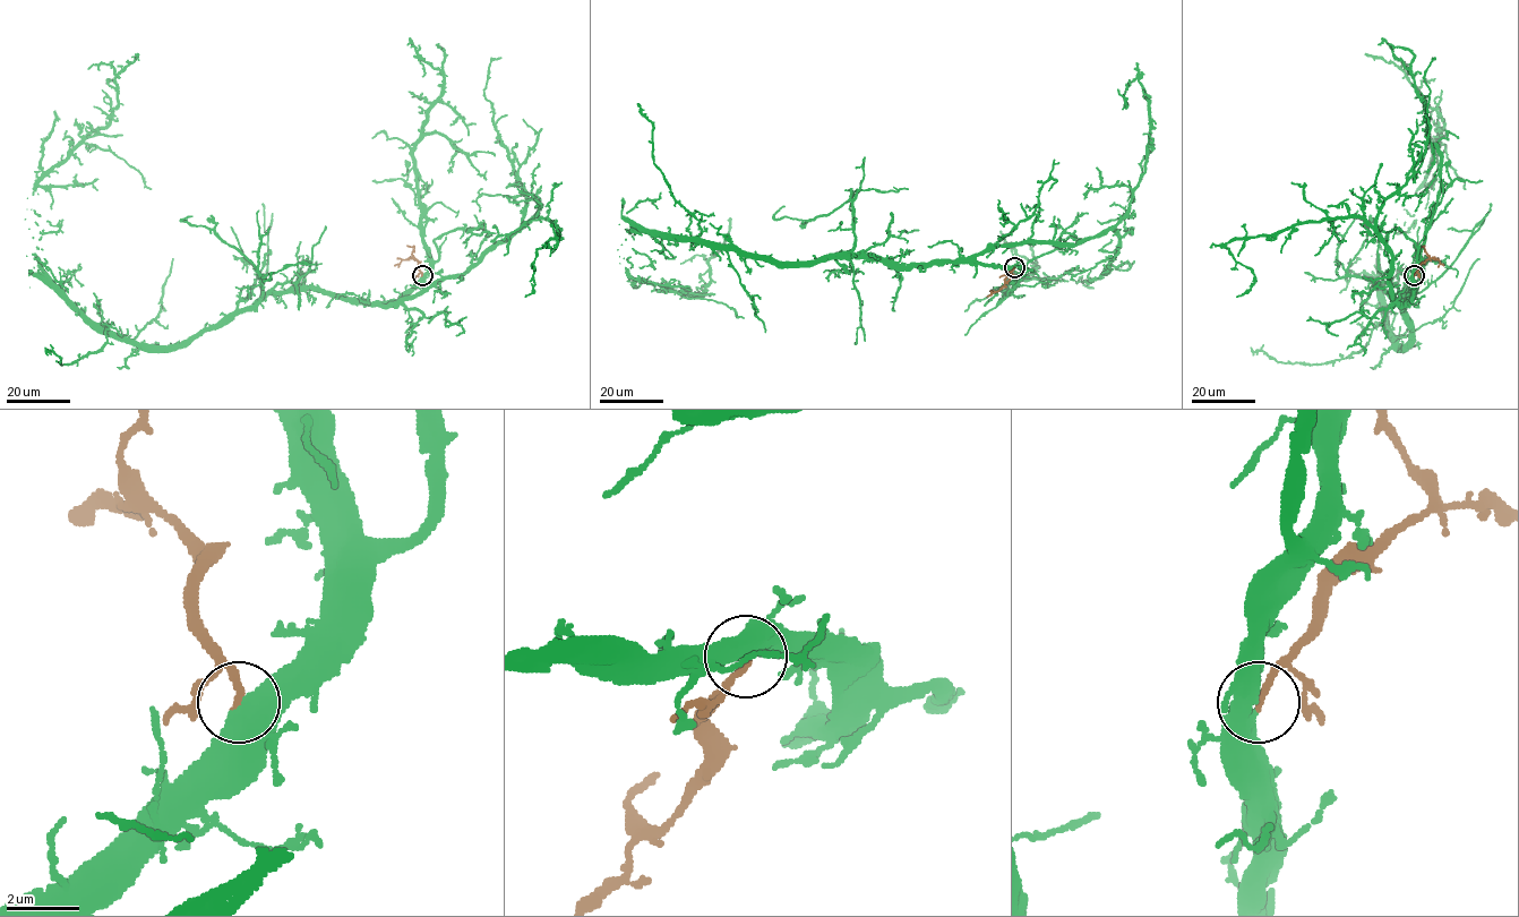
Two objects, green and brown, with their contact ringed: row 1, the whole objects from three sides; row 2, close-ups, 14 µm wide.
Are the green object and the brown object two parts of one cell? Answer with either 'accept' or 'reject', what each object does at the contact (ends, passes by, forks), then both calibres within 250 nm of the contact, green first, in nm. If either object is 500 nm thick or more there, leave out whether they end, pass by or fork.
accept | green passes by | brown ends | 480/200 nm

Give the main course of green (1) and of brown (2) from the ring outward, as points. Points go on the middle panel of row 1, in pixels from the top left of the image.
1: (1014, 266), (773, 262), (628, 231), (652, 262), (644, 281), (631, 276), (702, 297), (730, 217)
2: (1014, 267), (1011, 277), (1000, 289), (986, 297)

